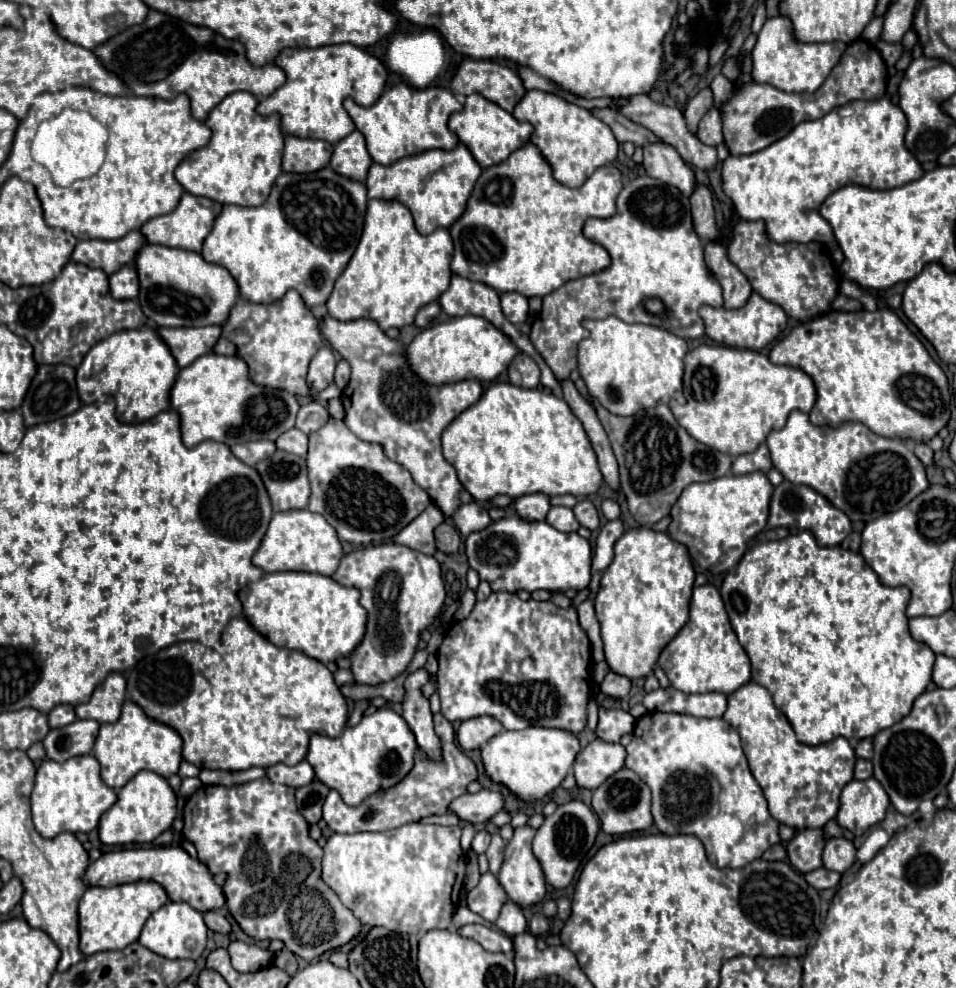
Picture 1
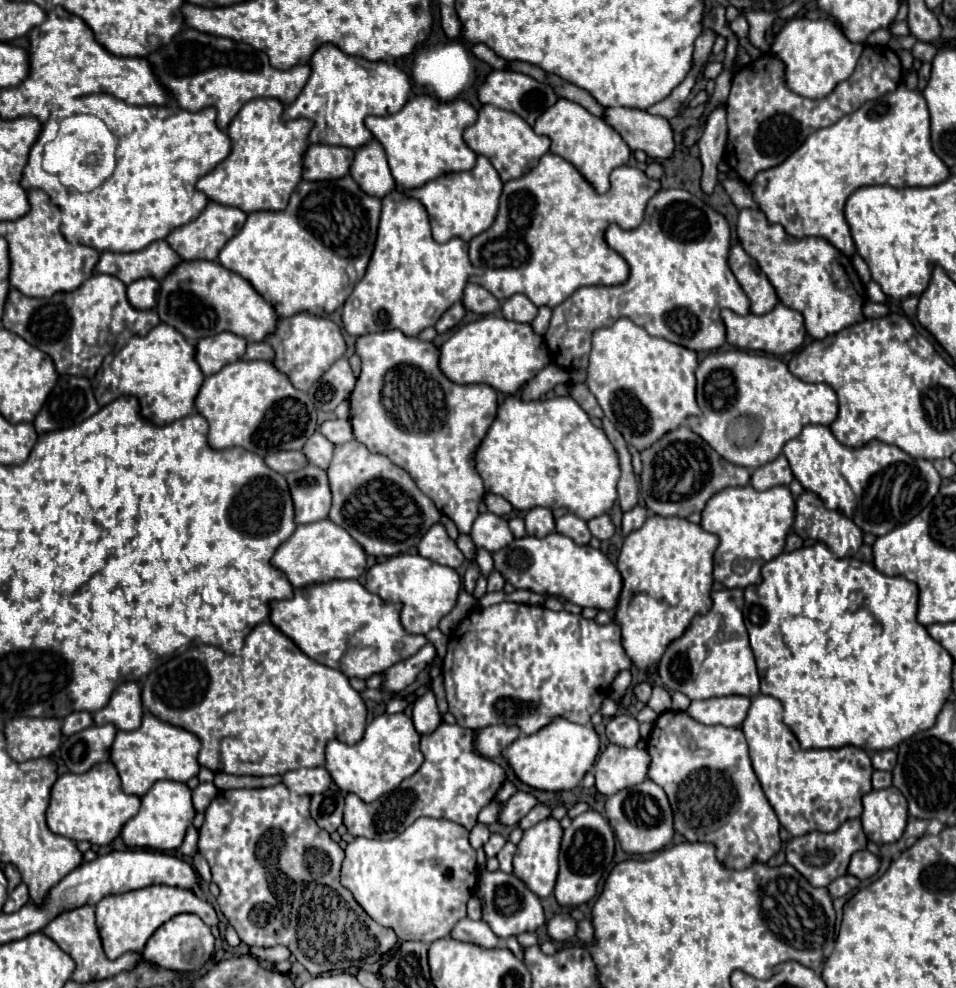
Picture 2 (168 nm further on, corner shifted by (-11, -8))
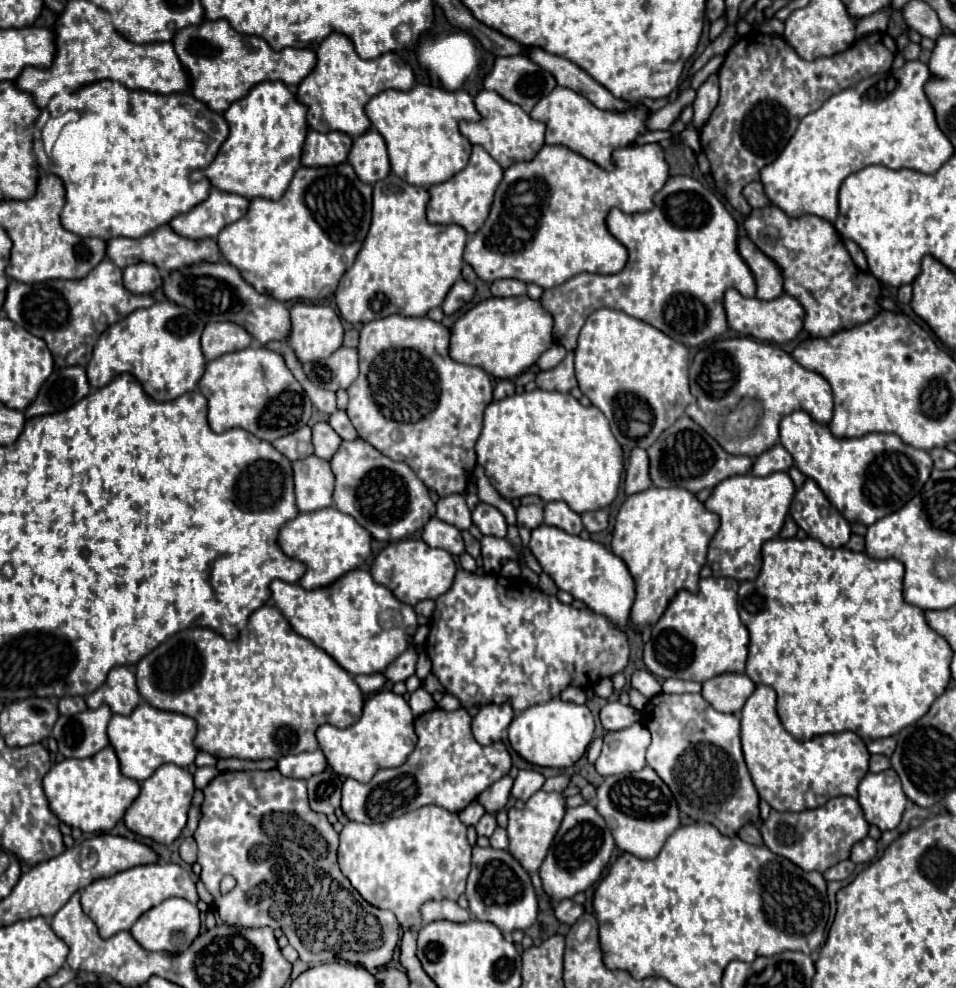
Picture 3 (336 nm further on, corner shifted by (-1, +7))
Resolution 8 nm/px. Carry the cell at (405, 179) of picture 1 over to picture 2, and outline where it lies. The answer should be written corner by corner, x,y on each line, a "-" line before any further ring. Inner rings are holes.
478,156
476,166
468,172
442,174
420,188
406,190
406,196
420,200
422,206
428,210
432,236
436,242
448,242
450,238
462,238
464,242
468,242
470,238
490,228
490,224
496,218
500,194
502,194
502,180
486,156

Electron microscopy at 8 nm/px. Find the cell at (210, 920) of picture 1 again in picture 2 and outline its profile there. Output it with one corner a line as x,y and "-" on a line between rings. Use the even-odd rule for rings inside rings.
148,886
140,890
132,890
126,894
106,896
96,904
96,926
102,938
104,954
110,960
116,960
118,956
126,952
142,952
148,938
172,916
192,912
198,914
208,926
218,926
218,914
216,910
202,898
198,898
190,890
172,888
172,886

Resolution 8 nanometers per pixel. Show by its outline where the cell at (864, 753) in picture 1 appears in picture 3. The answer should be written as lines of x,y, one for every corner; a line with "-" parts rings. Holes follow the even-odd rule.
894,737
874,739
874,741
868,745
868,751
870,751
870,753
882,753
882,755
890,757
890,755
894,753
894,745
896,745
896,739
894,739

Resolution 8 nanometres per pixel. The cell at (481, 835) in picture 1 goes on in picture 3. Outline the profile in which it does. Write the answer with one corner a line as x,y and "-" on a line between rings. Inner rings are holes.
486,813
486,815
478,821
478,825
476,825
478,835
486,835
486,837
490,837
490,835
494,833
494,829
496,829
496,817
490,815
490,813

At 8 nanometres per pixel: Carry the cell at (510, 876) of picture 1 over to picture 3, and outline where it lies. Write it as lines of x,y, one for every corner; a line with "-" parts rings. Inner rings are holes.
538,791
534,793
528,801
524,809
508,809
508,839
510,839
510,853
520,861
520,865
532,873
538,871
538,867
542,865
548,847
556,835
556,831
560,829
562,817
566,813
566,797
562,793
546,793
546,791

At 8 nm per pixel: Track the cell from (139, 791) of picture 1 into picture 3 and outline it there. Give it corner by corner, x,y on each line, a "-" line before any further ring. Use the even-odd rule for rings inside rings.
166,763
158,767
158,771
142,783
142,791
138,799
130,805
130,809
124,815
124,823
130,831
134,831
140,837
148,837
160,845
170,845
176,841
182,833
182,829
188,823
188,809
194,797
194,777
188,769
182,769
178,765

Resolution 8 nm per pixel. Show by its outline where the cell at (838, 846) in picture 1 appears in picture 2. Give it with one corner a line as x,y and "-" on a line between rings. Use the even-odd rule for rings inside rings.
860,850
860,852
856,852
856,854
852,856
850,866
848,866
848,874
856,876
856,878
860,878
860,880
862,880
862,878
870,878
870,876
876,874
878,866
880,866
880,858
878,858
878,856
874,856
874,854
868,852
868,850

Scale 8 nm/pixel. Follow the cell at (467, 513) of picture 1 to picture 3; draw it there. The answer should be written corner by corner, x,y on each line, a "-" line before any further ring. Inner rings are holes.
480,503
474,513
472,513
472,523
484,533
484,535
496,535
496,537
506,537
508,531
508,523
504,519
504,515
488,505
488,503

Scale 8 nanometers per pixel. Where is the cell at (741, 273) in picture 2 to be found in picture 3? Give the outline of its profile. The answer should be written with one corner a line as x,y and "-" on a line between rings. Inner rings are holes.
740,237
738,251
756,277
756,285
758,285
756,297
758,299
780,297
784,293
784,287
782,287
784,277
782,277
780,267
770,257
766,257
748,237

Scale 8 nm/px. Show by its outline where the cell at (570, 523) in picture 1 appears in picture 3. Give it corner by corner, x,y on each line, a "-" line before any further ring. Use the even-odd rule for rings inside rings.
552,501
544,505
544,523
572,535
578,535
584,529
580,515
574,513
564,501

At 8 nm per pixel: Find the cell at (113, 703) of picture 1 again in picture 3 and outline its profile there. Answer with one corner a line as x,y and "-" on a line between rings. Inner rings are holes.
114,667
106,683
86,697
86,705
90,709
108,705
112,713
120,715
130,715
138,703
140,693
136,687
136,677
128,667

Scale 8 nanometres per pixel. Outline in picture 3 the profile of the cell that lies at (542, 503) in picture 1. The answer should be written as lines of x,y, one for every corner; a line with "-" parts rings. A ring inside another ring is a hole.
526,505
526,507
518,507
516,509
516,517
518,517
518,525
526,527
526,529
536,529
538,525
542,525
542,505

